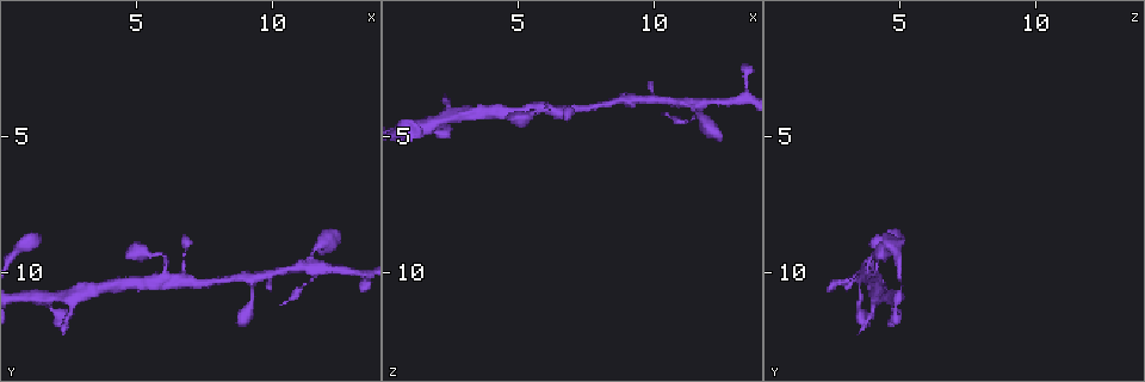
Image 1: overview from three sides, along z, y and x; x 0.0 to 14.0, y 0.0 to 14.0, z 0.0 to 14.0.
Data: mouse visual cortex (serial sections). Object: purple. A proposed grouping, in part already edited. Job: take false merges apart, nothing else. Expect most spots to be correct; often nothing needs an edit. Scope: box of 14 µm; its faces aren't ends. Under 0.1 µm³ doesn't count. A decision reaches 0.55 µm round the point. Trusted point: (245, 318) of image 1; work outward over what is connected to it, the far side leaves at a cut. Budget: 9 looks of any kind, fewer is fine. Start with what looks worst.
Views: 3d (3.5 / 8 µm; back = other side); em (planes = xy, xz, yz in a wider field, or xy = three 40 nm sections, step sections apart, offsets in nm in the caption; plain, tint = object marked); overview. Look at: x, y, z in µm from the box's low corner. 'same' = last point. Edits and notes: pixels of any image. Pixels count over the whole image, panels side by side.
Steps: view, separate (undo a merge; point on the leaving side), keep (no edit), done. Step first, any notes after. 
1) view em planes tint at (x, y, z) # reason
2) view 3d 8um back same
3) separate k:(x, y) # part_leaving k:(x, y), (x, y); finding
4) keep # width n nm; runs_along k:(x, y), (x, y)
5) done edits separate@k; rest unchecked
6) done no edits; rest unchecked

view em xy step 1 tint at (9.2, 10.3, 3.5)

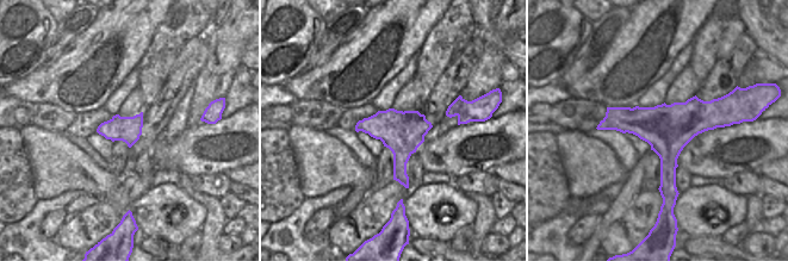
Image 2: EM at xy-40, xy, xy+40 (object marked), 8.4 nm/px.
view 3d 3.5um same # wider look

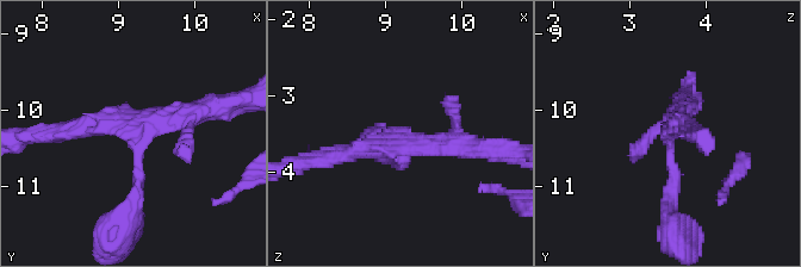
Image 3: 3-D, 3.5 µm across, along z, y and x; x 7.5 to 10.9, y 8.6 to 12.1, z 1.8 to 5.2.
keep # one cell here

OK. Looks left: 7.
view 3d 3.5um at (5.5, 9.5, 4.1) # abrupt turn

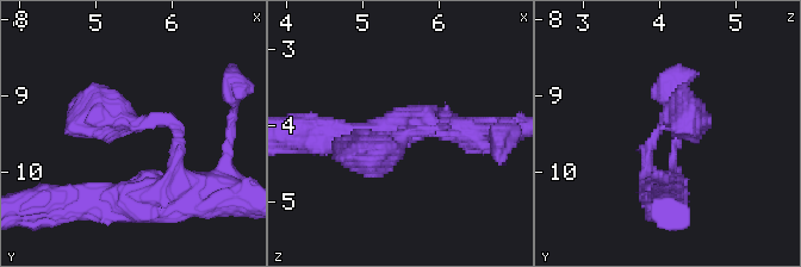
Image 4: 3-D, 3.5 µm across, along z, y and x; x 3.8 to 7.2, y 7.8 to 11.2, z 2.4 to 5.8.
view em xy step 2 tint at (5.60, 9.40, 4.10) # need the tissue

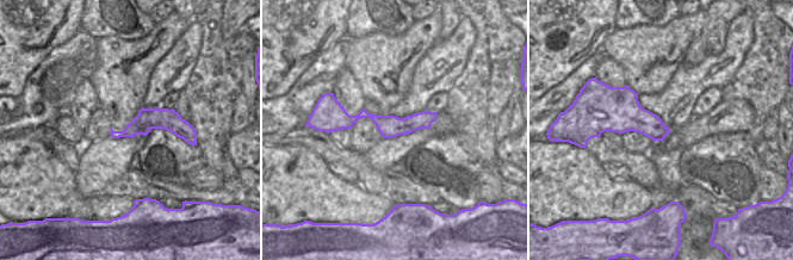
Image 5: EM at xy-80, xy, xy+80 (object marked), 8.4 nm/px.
keep # runs_along 5:(433, 115), (333, 121); all the same cell

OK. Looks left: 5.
view 3d 8um at (11.4, 9.8, 3.8) # sharp bend

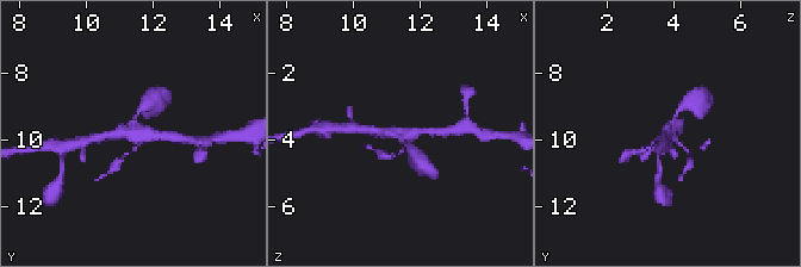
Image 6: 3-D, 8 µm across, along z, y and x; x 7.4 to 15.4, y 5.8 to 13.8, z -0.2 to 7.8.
view 3d 3.5um at (11.5, 9.8, 3.9) # zoom in

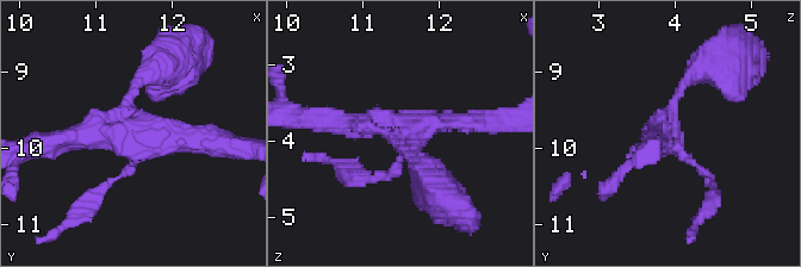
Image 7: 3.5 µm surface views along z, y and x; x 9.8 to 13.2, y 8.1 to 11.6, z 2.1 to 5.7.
view em planes tint at (11.45, 9.85, 3.80)

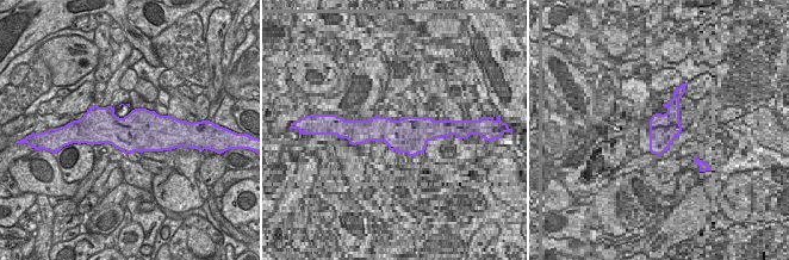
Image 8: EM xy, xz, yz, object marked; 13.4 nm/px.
keep # width 600 nm; runs_along 7:(53, 142), (132, 135), (129, 94), (151, 72); all the same cell

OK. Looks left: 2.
view 3d 3.5um at (1.8, 10.9, 4.7)

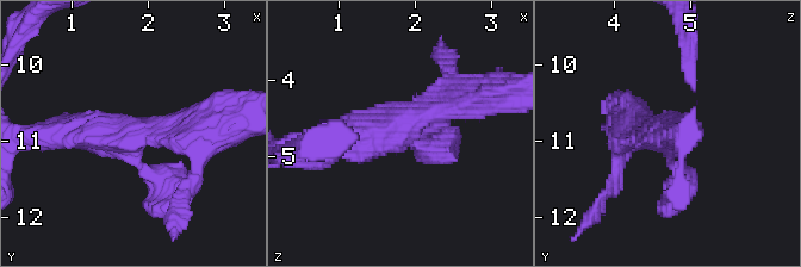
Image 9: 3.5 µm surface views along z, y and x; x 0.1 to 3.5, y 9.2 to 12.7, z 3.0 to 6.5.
view em xy step 3 tint at (1.75, 10.95, 4.65) # arms 3; arm_widths 250, 350, 450 nm; need the tissue

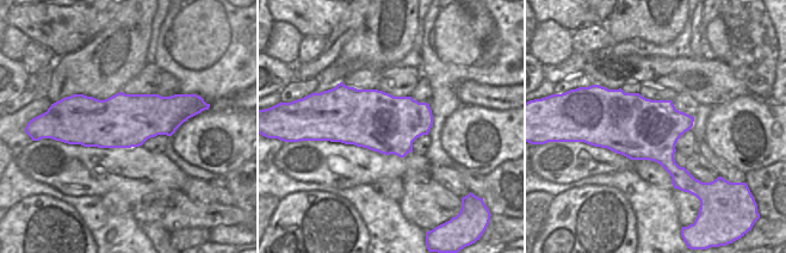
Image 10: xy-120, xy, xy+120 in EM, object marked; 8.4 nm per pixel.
keep # runs_along 9:(470, 103), (320, 148); all the same cell

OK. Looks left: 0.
done no edits; rest unchecked

